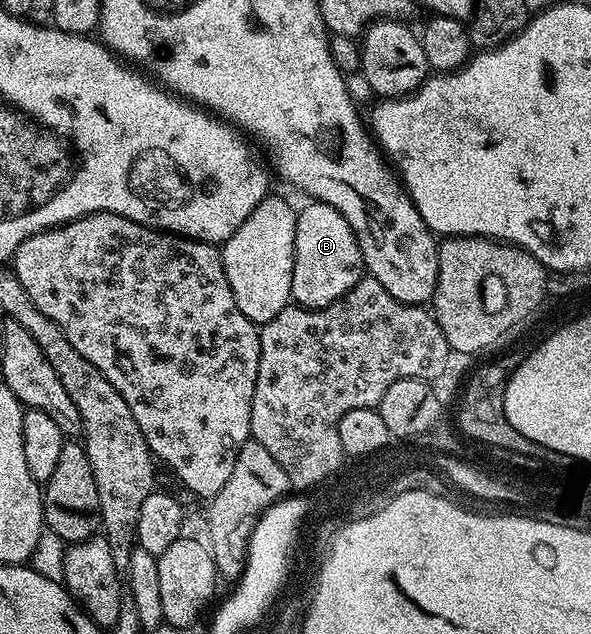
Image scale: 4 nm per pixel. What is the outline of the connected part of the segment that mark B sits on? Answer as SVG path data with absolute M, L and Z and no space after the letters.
M309 201L306 204L297 212L291 299L298 307L316 309L331 305L347 294L363 278L366 269L359 241L355 239L347 217L326 203Z

